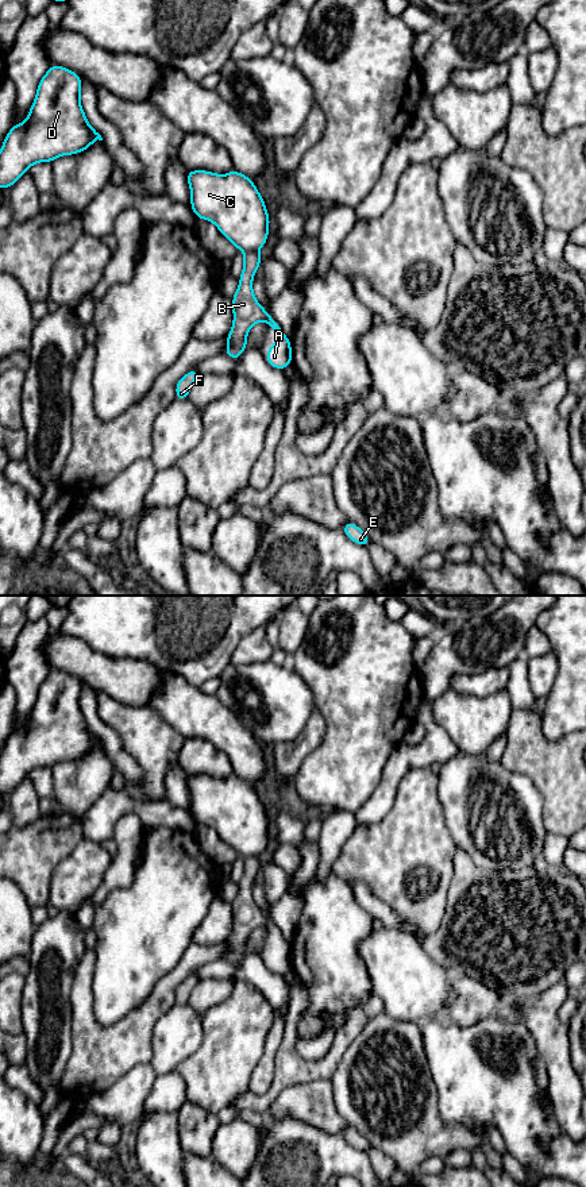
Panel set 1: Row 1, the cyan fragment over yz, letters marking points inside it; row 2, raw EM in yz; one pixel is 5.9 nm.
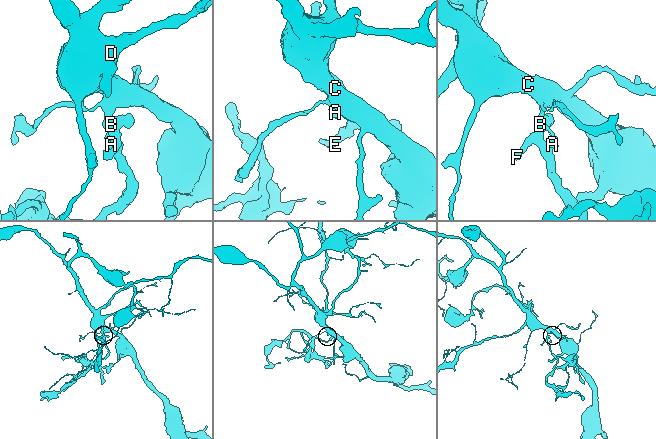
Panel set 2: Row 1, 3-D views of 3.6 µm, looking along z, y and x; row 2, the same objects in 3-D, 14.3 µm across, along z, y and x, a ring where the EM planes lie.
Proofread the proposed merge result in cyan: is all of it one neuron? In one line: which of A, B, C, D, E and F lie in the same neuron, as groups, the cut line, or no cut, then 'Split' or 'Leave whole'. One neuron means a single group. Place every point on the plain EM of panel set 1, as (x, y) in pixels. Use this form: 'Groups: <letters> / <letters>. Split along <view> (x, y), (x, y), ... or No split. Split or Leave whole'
Groups: A B E F / C D. Split along yz (257, 856), (245, 858). Split

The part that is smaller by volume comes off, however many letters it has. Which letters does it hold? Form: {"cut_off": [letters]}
{"cut_off": ["A", "B", "E", "F"]}

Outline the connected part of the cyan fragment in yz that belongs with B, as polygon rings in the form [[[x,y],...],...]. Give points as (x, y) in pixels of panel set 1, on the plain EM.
[[[257,856],[244,858],[243,876],[239,890],[232,903],[232,934],[225,941],[227,953],[223,959],[236,966],[247,953],[247,941],[251,932],[257,928],[266,926],[269,933],[273,933],[277,947],[267,953],[266,967],[277,974],[284,975],[293,970],[292,948],[284,939],[281,930],[270,921],[270,918],[259,910],[254,895],[252,885],[257,874],[262,870],[262,863]]]

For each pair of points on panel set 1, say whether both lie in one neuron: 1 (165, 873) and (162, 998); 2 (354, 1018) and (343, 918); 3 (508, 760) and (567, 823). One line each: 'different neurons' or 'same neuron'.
1: different neurons
2: different neurons
3: same neuron

